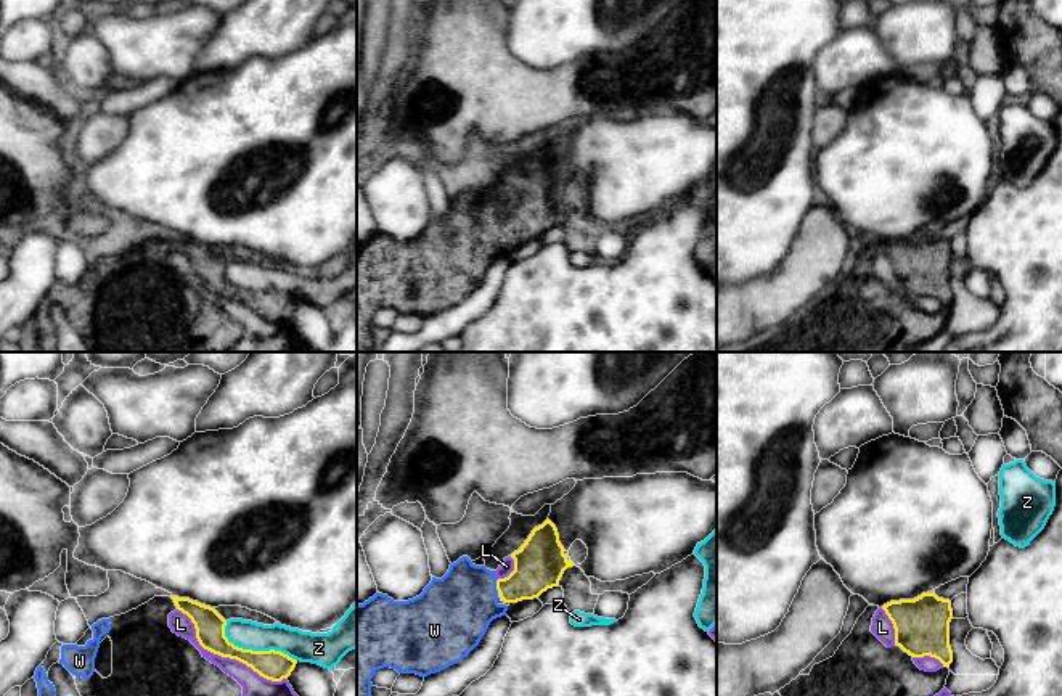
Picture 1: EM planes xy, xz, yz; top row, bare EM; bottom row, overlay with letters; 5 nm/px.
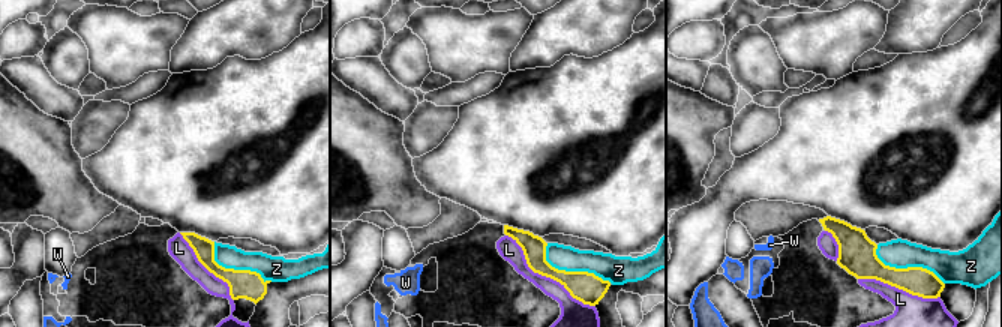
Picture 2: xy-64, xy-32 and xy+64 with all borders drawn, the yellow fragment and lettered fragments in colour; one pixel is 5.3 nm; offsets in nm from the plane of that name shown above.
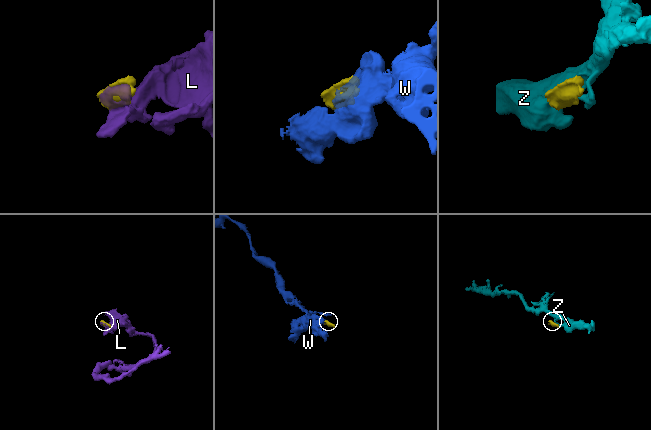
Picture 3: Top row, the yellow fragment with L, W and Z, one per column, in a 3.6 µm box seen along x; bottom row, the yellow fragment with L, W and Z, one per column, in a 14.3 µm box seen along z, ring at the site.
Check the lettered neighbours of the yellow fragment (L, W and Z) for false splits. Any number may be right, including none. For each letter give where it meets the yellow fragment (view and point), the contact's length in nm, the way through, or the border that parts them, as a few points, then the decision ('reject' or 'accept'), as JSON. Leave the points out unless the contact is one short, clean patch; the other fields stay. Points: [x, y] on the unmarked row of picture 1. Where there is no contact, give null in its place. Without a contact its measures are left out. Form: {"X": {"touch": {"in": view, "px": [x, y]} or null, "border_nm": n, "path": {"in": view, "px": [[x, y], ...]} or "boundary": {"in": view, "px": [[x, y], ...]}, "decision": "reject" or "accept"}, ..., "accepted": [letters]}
{"L": {"touch": {"in": "xy", "px": [224, 296]}, "border_nm": 650, "decision": "reject"}, "W": {"touch": {"in": "xz", "px": [497, 227]}, "border_nm": 70, "path": {"in": "xz", "px": [[540, 203], [516, 227], [497, 227], [479, 227], [455, 251]]}, "decision": "accept"}, "Z": {"touch": {"in": "xy", "px": [251, 290]}, "border_nm": 420, "decision": "reject"}, "accepted": ["W"]}

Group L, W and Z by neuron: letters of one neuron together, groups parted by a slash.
L / W / Z

